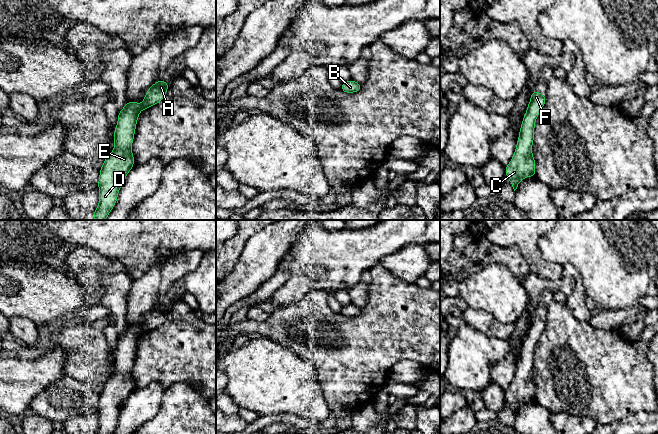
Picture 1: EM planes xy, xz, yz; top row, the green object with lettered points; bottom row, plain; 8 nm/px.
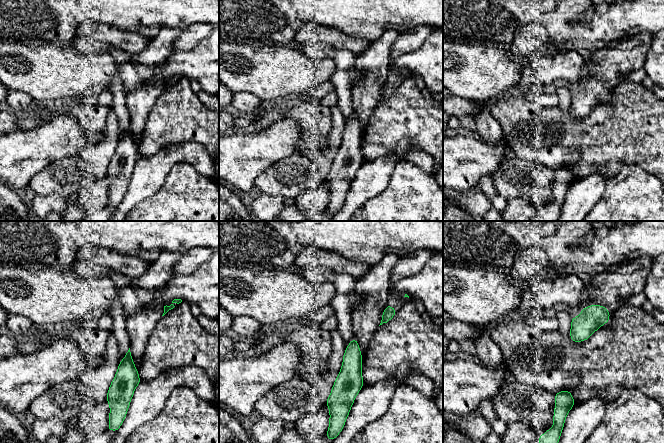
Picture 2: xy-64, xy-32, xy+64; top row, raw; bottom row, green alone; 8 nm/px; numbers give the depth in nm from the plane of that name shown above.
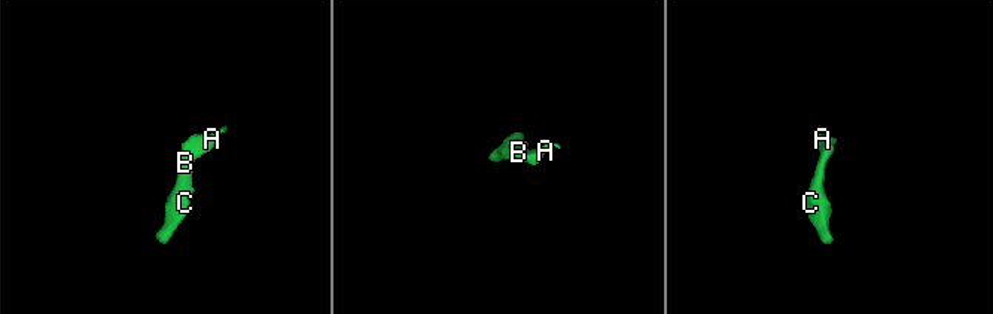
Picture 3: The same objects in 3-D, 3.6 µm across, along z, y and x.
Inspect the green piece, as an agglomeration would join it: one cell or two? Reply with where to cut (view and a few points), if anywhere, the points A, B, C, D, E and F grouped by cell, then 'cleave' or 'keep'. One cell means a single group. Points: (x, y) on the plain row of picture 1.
cut none; groups A B C D E F; keep

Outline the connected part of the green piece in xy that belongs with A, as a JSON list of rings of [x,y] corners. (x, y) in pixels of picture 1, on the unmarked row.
[[[164,304],[155,306],[144,320],[143,327],[128,326],[118,336],[114,354],[114,373],[104,384],[98,404],[99,428],[95,434],[112,434],[119,414],[129,395],[134,391],[131,374],[138,340],[141,334],[158,328],[165,321],[170,308]]]

